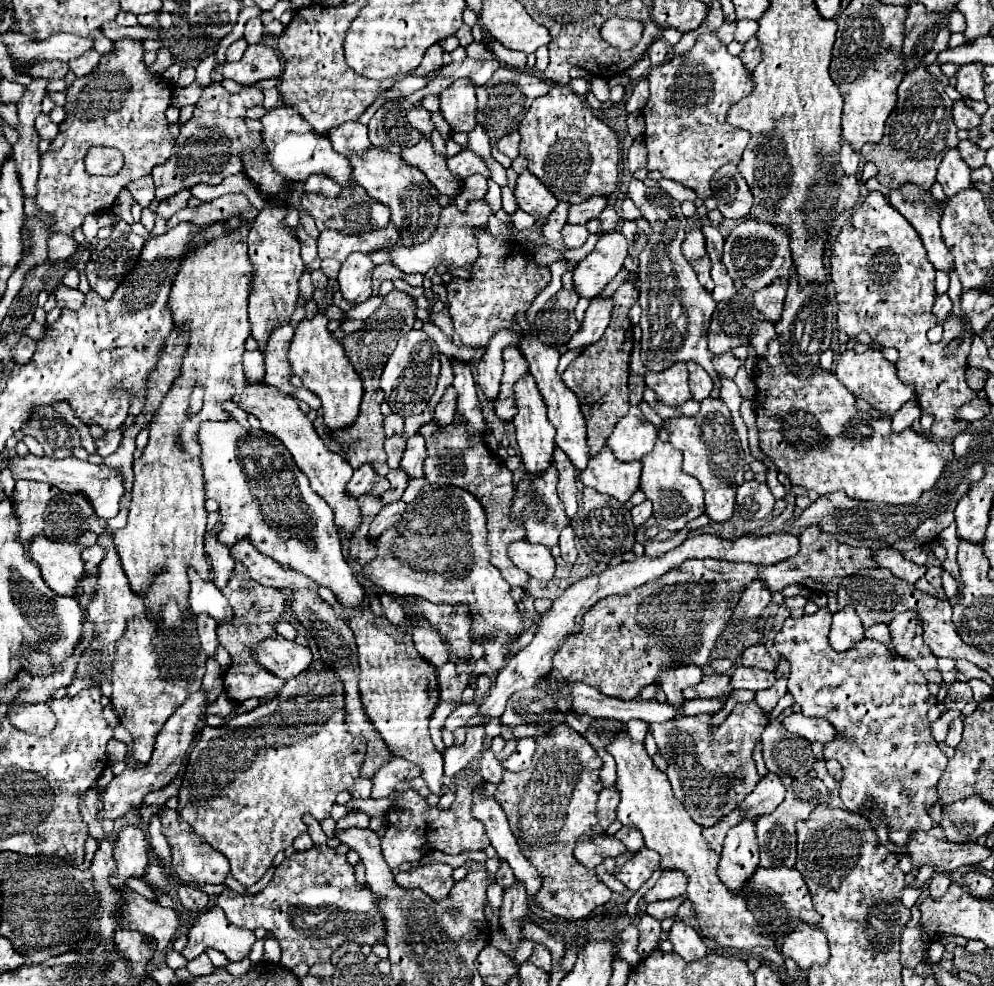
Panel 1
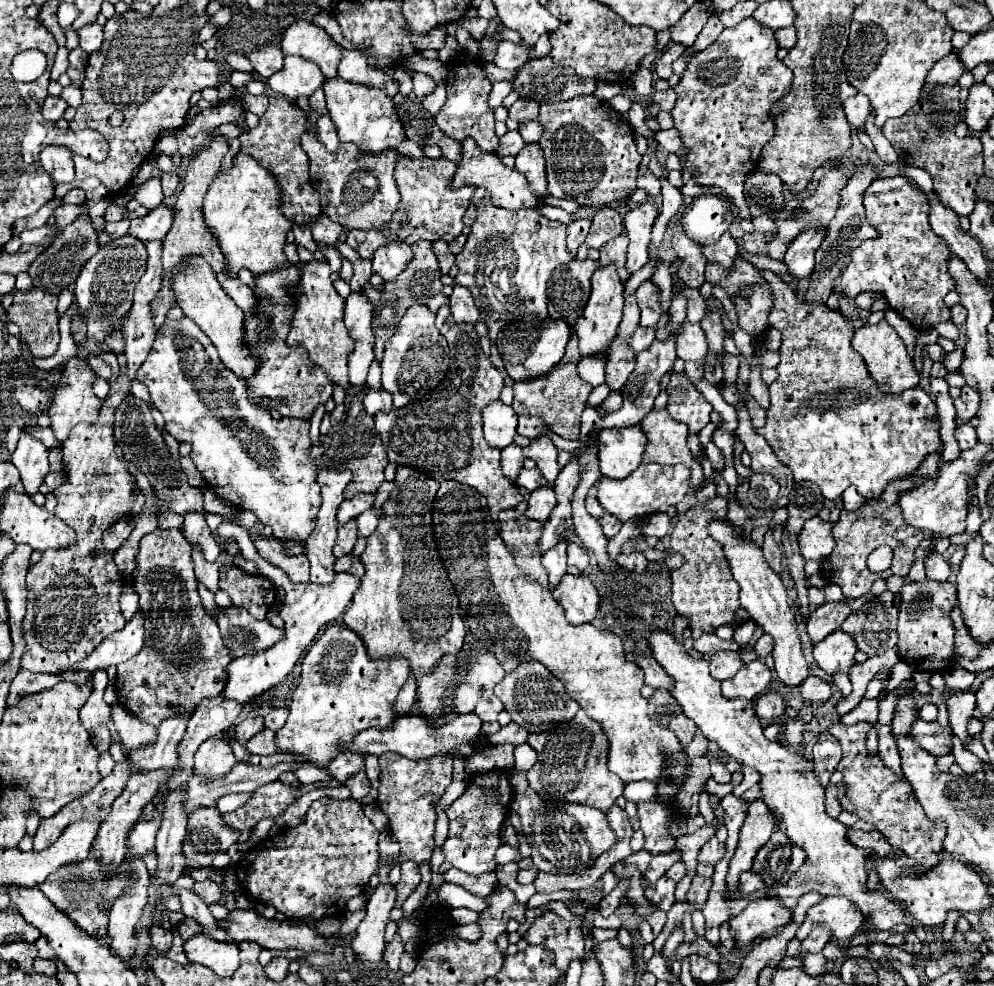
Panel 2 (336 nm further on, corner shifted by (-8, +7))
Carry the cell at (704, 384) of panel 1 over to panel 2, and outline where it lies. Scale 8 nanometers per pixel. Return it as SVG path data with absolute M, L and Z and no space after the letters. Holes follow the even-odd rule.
M683 323L675 339L677 357L683 361L705 361L707 339L697 323Z

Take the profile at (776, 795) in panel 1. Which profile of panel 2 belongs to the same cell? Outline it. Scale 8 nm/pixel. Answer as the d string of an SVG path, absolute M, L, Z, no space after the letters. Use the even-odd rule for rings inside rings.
M761 799L753 801L749 805L749 813L747 813L743 829L741 829L737 851L735 851L733 859L729 861L729 873L725 877L725 883L729 889L739 887L739 875L751 869L755 853L761 849L761 845L765 845L769 841L773 829L775 829L775 823L773 823L773 817L771 817L767 805L761 803Z

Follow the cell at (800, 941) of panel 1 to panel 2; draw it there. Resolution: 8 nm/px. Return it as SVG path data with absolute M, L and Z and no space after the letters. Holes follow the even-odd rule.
M825 897L821 903L817 903L817 907L813 907L813 911L809 911L809 919L805 919L801 929L797 931L797 939L803 941L809 931L821 923L825 923L833 931L835 941L849 939L861 931L863 921L865 917L853 901L843 897Z

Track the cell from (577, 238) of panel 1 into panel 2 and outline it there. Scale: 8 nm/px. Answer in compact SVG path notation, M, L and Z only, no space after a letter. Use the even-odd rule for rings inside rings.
M601 207L597 215L593 217L591 231L587 235L587 245L593 249L603 247L607 241L615 239L623 233L623 219L621 215L611 207Z

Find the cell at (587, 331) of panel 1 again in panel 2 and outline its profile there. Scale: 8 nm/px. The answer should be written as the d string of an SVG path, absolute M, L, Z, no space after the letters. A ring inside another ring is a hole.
M651 201L641 203L639 207L631 209L625 215L623 223L625 223L627 237L629 237L629 249L627 249L627 269L629 269L629 273L639 271L649 259L647 247L649 247L649 241L651 241L651 227L653 227L657 215L659 215L659 211L657 211L655 203L651 203Z

